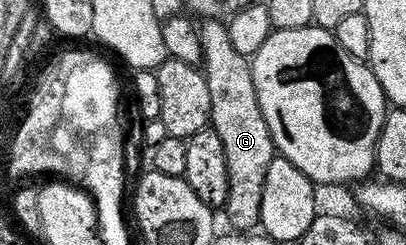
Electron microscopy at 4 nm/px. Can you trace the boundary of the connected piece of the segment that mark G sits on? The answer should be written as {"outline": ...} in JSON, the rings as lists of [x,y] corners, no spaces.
{"outline":[[[206,18],[199,30],[207,93],[211,93],[209,121],[212,131],[219,133],[219,141],[223,141],[223,153],[227,156],[229,188],[223,214],[233,226],[230,228],[253,229],[261,222],[263,181],[267,181],[267,165],[271,165],[275,158],[271,129],[267,129],[267,121],[263,121],[263,109],[259,109],[259,97],[255,97],[250,60],[239,53],[235,45],[231,45],[228,26],[220,18]]]}

